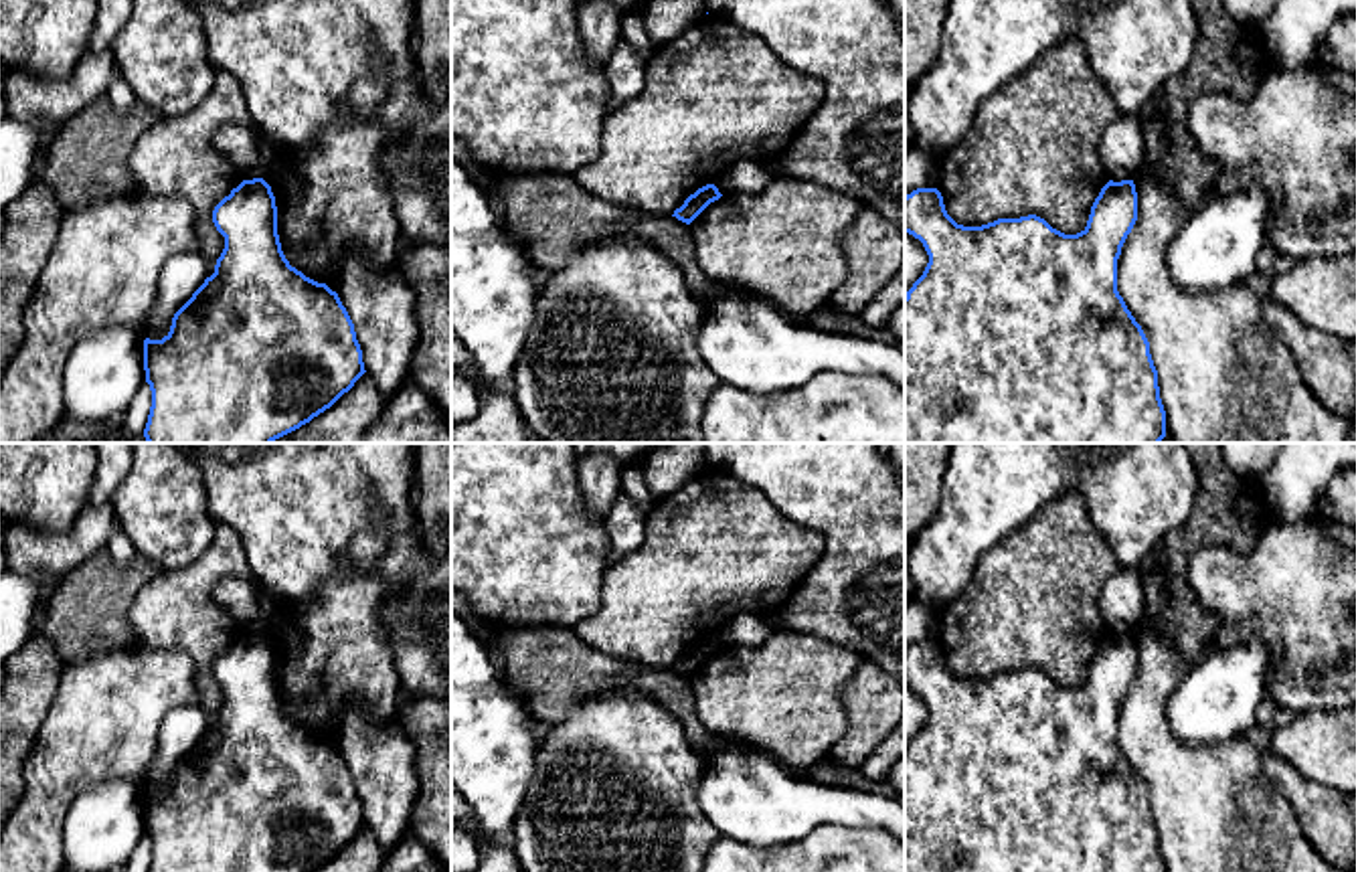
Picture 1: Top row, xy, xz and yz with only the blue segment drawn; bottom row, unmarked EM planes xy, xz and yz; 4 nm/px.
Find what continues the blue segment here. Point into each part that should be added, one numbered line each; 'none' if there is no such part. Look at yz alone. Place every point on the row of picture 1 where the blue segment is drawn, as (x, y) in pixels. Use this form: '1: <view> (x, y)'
none

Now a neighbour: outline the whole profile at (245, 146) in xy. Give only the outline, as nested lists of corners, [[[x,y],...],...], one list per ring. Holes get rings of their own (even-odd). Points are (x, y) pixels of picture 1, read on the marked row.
[[[223,125],[215,136],[215,148],[245,180],[263,178],[277,156],[277,148],[255,125]]]

